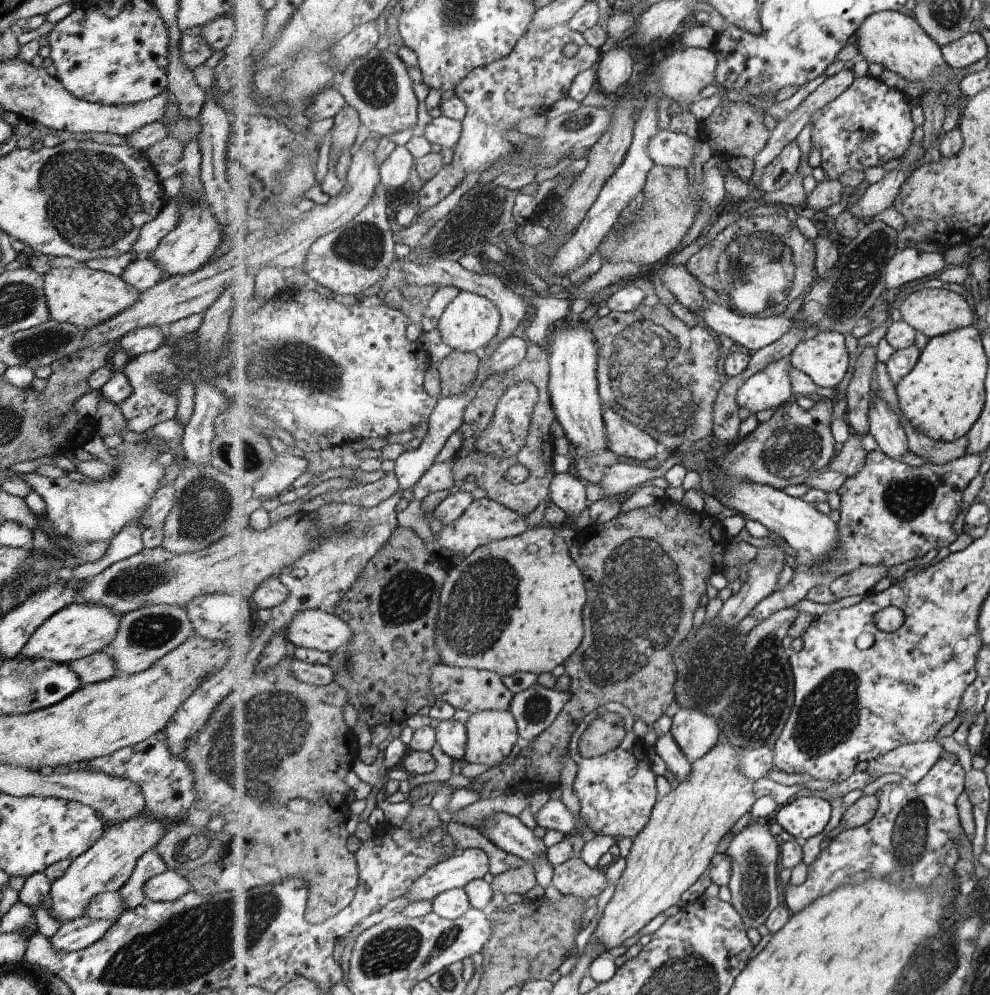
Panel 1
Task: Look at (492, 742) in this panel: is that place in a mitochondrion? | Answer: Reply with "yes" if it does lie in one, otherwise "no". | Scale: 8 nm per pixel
no

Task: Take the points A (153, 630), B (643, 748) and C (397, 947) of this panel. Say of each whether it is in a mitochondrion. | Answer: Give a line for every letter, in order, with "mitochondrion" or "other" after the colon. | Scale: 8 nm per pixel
A: mitochondrion
B: other
C: mitochondrion

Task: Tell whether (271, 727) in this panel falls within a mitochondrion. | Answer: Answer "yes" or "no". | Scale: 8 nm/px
yes

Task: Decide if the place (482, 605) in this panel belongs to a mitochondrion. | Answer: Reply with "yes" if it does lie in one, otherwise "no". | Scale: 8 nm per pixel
yes

